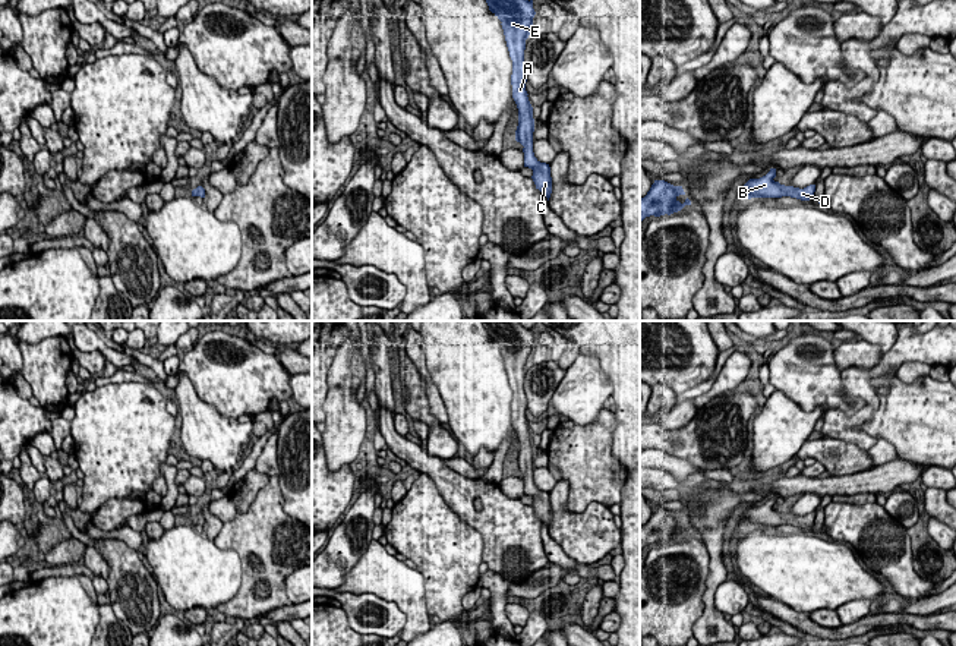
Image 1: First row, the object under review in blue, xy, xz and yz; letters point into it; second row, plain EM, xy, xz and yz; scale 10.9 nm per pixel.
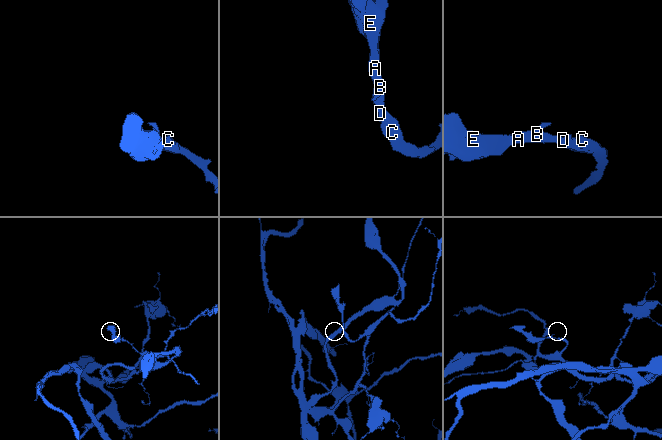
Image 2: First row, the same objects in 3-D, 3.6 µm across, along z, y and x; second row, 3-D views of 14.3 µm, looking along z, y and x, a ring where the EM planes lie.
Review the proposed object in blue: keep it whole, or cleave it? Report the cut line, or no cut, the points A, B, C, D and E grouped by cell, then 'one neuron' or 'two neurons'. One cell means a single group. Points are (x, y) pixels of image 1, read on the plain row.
cut none; groups A B C D E; one neuron

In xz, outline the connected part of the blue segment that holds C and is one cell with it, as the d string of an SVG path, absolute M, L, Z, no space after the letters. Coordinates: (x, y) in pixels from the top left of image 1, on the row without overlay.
M518 321L482 322L489 334L489 338L502 350L501 353L507 375L512 388L512 426L518 437L515 469L524 475L524 495L533 498L531 507L536 517L539 517L549 529L552 521L550 495L546 491L540 491L533 480L534 447L533 435L526 419L527 398L524 393L524 378L526 368L530 363L530 356L536 343L533 328L524 328Z

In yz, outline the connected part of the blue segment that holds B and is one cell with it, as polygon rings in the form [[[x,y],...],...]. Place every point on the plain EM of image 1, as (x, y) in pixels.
[[[770,497],[770,500],[760,507],[750,507],[744,513],[741,521],[744,521],[747,527],[791,524],[801,529],[810,529],[814,526],[815,513],[810,513],[804,517],[799,517],[793,514],[780,513],[779,510],[773,508],[774,505],[776,497]]]

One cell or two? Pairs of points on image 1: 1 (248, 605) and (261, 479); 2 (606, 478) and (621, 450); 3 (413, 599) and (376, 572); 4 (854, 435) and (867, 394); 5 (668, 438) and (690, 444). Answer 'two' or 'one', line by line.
1: two
2: two
3: one
4: one
5: one

